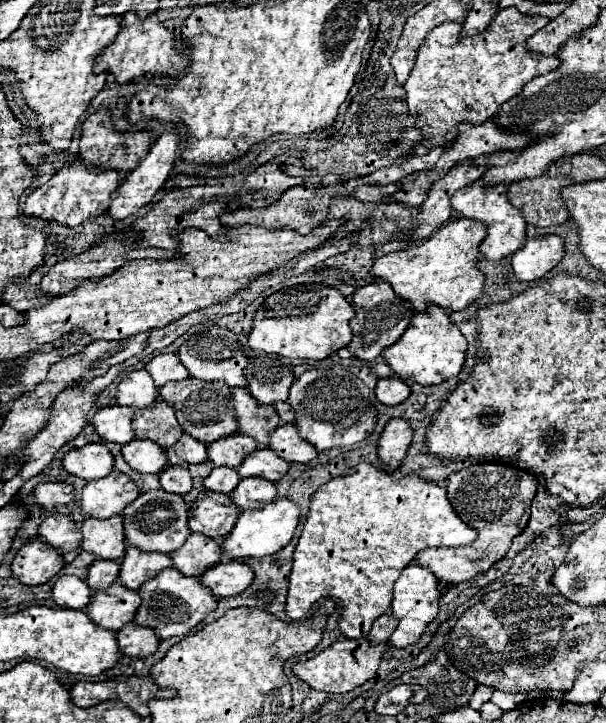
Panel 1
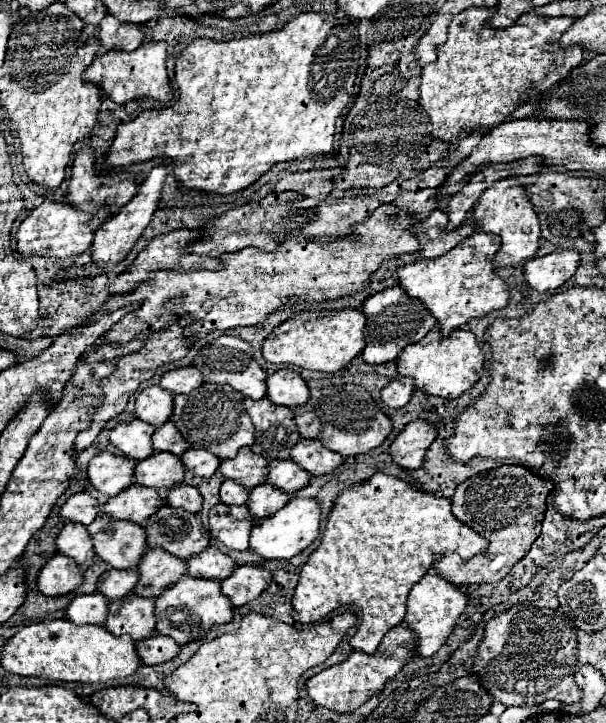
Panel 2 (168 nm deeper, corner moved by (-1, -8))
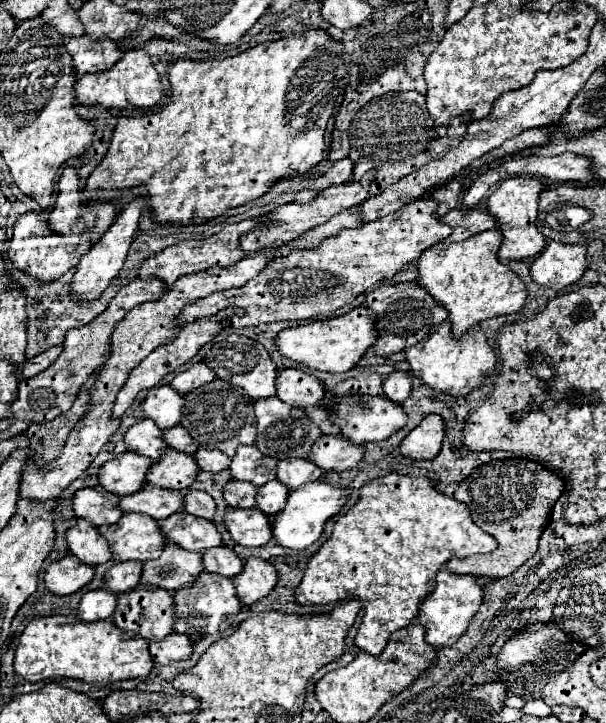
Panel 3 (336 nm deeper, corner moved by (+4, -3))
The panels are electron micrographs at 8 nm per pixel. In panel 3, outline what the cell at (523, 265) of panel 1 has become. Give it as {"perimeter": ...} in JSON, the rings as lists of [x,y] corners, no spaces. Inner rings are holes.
{"perimeter":[[[553,241],[531,263],[531,277],[535,283],[559,291],[579,281],[587,267],[585,253],[585,245],[561,245]]]}

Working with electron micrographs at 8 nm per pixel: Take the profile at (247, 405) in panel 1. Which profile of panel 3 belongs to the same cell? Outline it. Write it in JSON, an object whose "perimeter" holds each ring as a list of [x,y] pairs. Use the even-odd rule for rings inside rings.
{"perimeter":[[[265,397],[255,401],[255,417],[257,417],[257,439],[255,447],[269,457],[289,459],[289,457],[307,457],[311,443],[321,435],[319,427],[309,421],[303,409],[283,403],[277,397]]]}

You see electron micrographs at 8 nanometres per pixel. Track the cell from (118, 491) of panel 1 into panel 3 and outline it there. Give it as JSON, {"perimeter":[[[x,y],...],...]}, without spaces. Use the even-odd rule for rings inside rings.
{"perimeter":[[[145,483],[141,491],[121,497],[119,499],[121,511],[135,511],[135,513],[145,513],[151,515],[151,519],[161,521],[167,519],[169,515],[181,511],[183,507],[183,493],[181,491],[171,491],[171,489],[161,489],[151,483]]]}

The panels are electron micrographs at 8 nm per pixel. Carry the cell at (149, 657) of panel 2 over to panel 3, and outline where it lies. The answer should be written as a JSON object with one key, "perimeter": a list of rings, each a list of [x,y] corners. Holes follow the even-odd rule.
{"perimeter":[[[171,633],[163,641],[149,643],[149,653],[155,663],[167,665],[171,661],[187,659],[191,655],[191,639],[187,635]]]}

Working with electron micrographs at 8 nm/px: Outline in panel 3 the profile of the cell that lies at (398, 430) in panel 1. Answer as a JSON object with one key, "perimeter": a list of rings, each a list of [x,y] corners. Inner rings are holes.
{"perimeter":[[[427,415],[399,445],[399,453],[407,459],[433,459],[441,449],[445,427],[439,415]]]}

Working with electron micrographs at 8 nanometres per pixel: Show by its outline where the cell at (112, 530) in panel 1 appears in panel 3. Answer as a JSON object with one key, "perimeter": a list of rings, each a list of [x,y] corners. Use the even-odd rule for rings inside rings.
{"perimeter":[[[123,513],[121,533],[109,549],[119,561],[149,561],[157,559],[163,551],[165,539],[159,533],[159,523],[149,515],[141,513]]]}

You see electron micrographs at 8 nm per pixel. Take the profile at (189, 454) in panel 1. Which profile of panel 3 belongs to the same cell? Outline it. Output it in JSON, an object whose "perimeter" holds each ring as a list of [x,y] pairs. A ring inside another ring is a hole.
{"perimeter":[[[203,447],[193,453],[193,459],[195,459],[195,463],[197,463],[199,469],[209,471],[209,473],[219,473],[219,471],[227,469],[229,463],[231,463],[231,459],[225,453],[203,449]]]}

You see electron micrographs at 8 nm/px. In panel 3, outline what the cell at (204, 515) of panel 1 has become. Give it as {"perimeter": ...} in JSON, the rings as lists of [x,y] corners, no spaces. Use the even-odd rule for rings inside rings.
{"perimeter":[[[227,507],[223,523],[233,541],[243,547],[261,547],[271,539],[271,521],[257,509]]]}

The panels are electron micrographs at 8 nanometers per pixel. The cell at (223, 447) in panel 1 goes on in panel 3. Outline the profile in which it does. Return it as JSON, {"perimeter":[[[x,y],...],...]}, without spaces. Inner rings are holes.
{"perimeter":[[[241,445],[229,465],[231,477],[239,481],[249,481],[257,487],[263,483],[275,479],[277,471],[277,459],[261,455],[261,451],[255,445]]]}

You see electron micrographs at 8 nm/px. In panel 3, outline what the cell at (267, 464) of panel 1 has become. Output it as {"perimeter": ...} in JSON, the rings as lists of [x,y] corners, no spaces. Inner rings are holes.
{"perimeter":[[[283,459],[277,463],[277,479],[291,491],[321,479],[321,475],[323,471],[315,463],[309,463],[309,459]]]}

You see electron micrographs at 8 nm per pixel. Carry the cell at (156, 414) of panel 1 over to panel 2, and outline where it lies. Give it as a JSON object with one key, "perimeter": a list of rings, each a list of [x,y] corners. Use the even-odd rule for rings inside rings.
{"perimeter":[[[172,422],[164,424],[162,428],[156,428],[152,440],[154,440],[156,452],[170,452],[170,454],[182,456],[190,448],[190,444],[182,438],[182,434],[178,432],[178,428]]]}

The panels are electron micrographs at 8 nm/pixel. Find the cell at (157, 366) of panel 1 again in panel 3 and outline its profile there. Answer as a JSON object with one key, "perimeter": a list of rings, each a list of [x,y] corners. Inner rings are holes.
{"perimeter":[[[195,363],[189,369],[177,373],[169,387],[173,387],[177,393],[185,395],[185,393],[189,393],[189,391],[213,381],[213,379],[215,379],[215,373],[205,363]]]}

